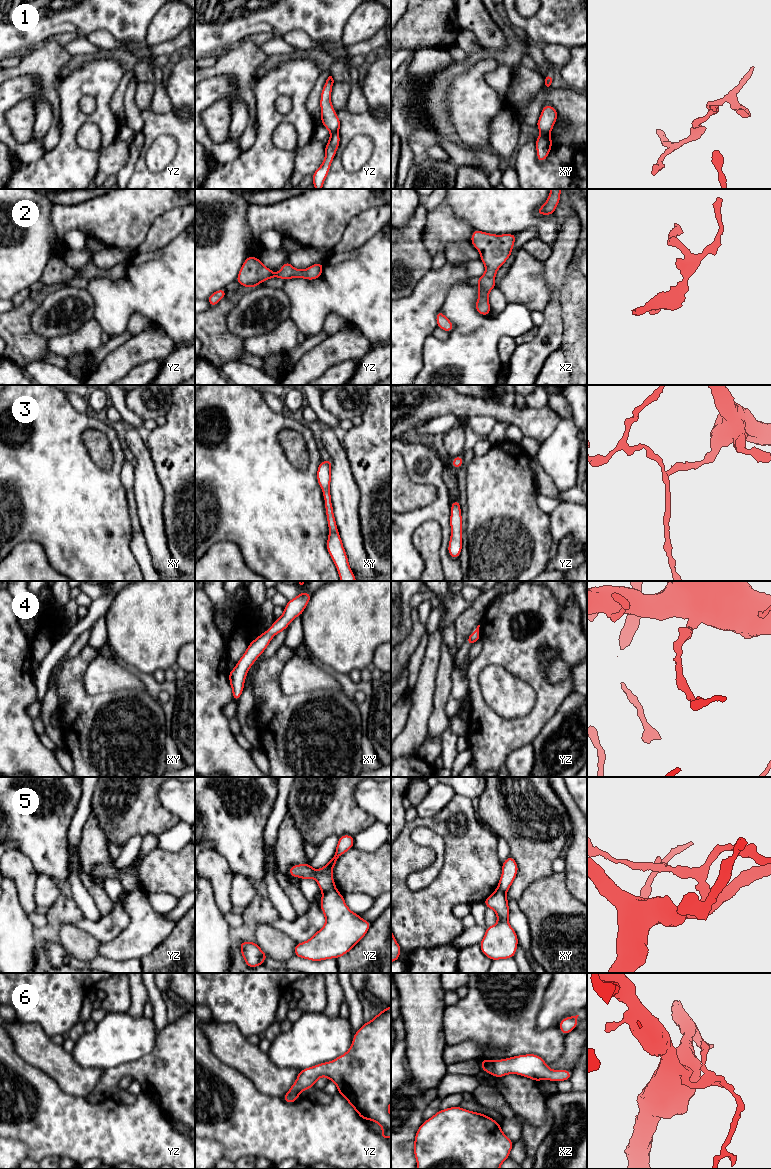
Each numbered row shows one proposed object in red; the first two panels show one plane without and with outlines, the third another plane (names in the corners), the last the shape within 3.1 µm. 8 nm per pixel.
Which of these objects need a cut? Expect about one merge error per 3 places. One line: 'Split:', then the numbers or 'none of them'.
Split: 1, 3, 5, 6

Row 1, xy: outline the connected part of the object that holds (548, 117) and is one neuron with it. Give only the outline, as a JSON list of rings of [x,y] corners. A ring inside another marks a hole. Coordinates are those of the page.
[[[546,104],[542,109],[542,112],[538,119],[536,127],[542,133],[550,134],[557,120],[557,117],[558,117],[558,113],[556,109],[552,107],[550,104]]]

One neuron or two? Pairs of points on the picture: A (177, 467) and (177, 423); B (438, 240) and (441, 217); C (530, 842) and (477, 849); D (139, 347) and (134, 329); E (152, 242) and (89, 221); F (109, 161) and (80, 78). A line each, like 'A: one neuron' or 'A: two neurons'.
A: one neuron
B: one neuron
C: two neurons
D: two neurons
E: two neurons
F: two neurons

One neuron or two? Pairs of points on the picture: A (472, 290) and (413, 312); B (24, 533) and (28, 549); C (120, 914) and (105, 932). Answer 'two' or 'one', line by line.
A: two
B: two
C: one

